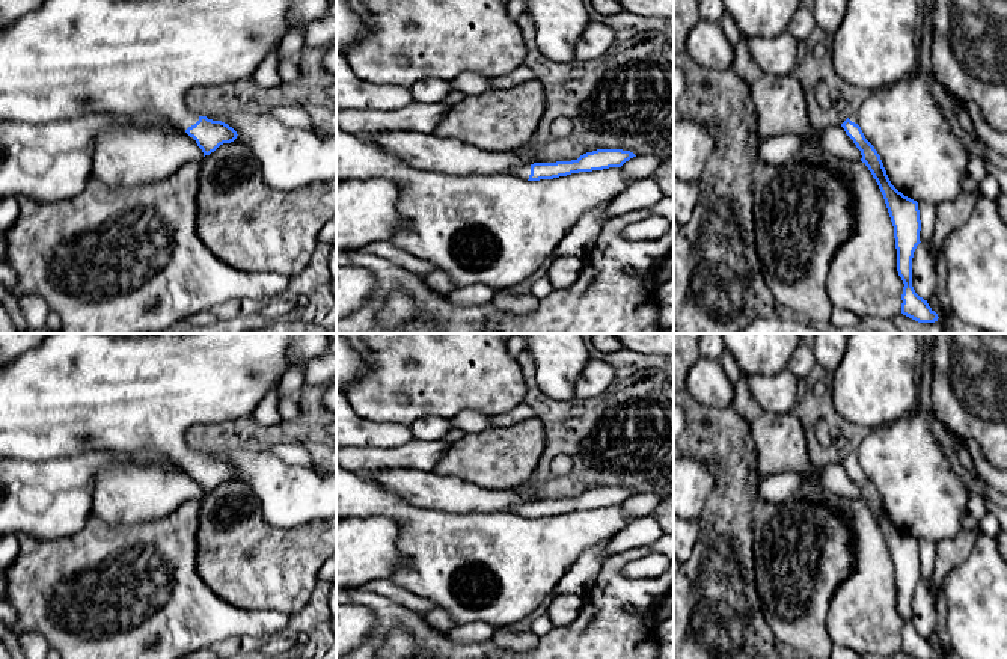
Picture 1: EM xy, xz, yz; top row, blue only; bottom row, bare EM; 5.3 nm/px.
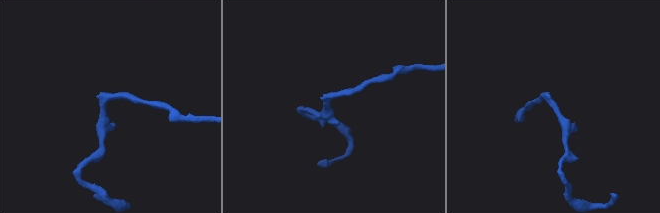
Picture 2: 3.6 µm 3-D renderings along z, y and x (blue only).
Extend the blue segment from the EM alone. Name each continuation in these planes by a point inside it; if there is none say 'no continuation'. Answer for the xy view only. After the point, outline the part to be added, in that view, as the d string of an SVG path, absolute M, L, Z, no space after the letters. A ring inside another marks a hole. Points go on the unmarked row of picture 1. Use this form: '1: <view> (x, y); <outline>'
1: xy (76, 392); M47 333L35 350L20 354L0 368L0 457L44 463L92 451L128 454L140 448L155 448L185 469L199 458L199 454L191 451L185 442L185 431L190 427L207 421L225 422L250 418L258 403L273 386L282 382L291 365L300 365L305 369L312 359L330 353L330 344L332 338L327 333L142 333L130 336L113 336L112 333Z

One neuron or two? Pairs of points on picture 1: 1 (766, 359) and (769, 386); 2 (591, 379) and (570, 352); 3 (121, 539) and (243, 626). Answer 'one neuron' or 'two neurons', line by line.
1: two neurons
2: two neurons
3: one neuron

